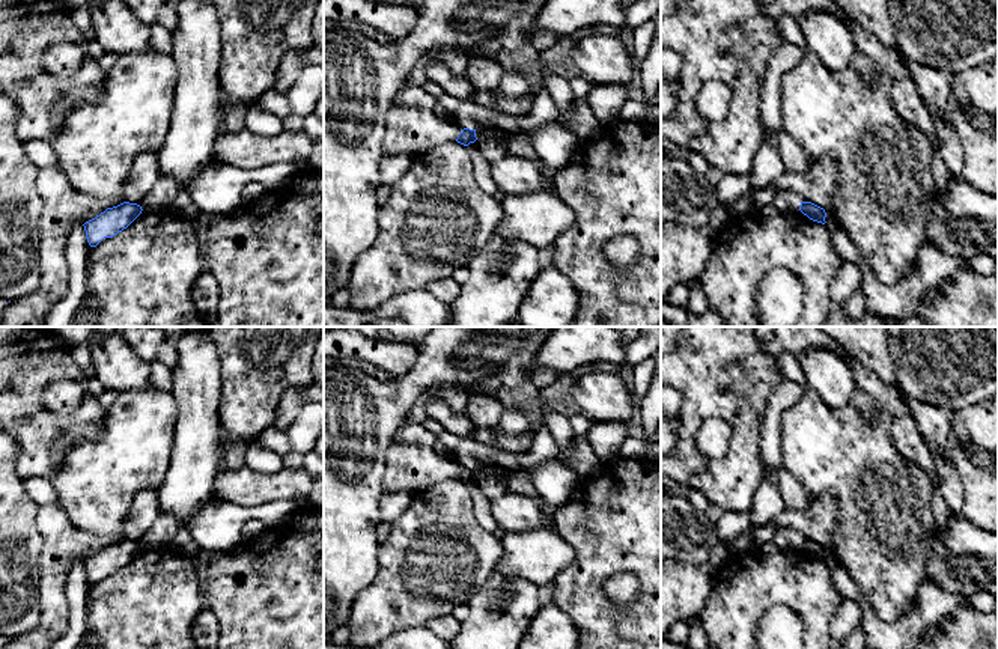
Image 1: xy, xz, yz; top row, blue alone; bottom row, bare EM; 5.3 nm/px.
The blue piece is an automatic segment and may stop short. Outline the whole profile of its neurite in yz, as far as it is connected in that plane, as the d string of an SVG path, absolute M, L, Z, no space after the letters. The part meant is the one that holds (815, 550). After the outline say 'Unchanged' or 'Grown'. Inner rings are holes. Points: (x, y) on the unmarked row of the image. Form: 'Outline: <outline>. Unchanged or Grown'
Outline: M801 539L799 548L807 553L810 557L825 562L826 550L823 545L811 541L811 539Z. Unchanged

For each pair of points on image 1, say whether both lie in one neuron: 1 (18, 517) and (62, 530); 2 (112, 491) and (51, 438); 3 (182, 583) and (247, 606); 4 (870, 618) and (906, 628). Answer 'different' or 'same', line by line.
1: different
2: different
3: different
4: same

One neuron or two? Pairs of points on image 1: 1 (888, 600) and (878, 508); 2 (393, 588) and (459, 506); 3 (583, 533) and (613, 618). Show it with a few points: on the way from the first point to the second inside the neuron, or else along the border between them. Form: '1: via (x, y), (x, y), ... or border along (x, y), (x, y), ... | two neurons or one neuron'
1: via (888, 577), (884, 530) | one neuron
2: via (401, 562), (413, 529), (434, 521) | one neuron
3: via (590, 554), (592, 597) | one neuron

